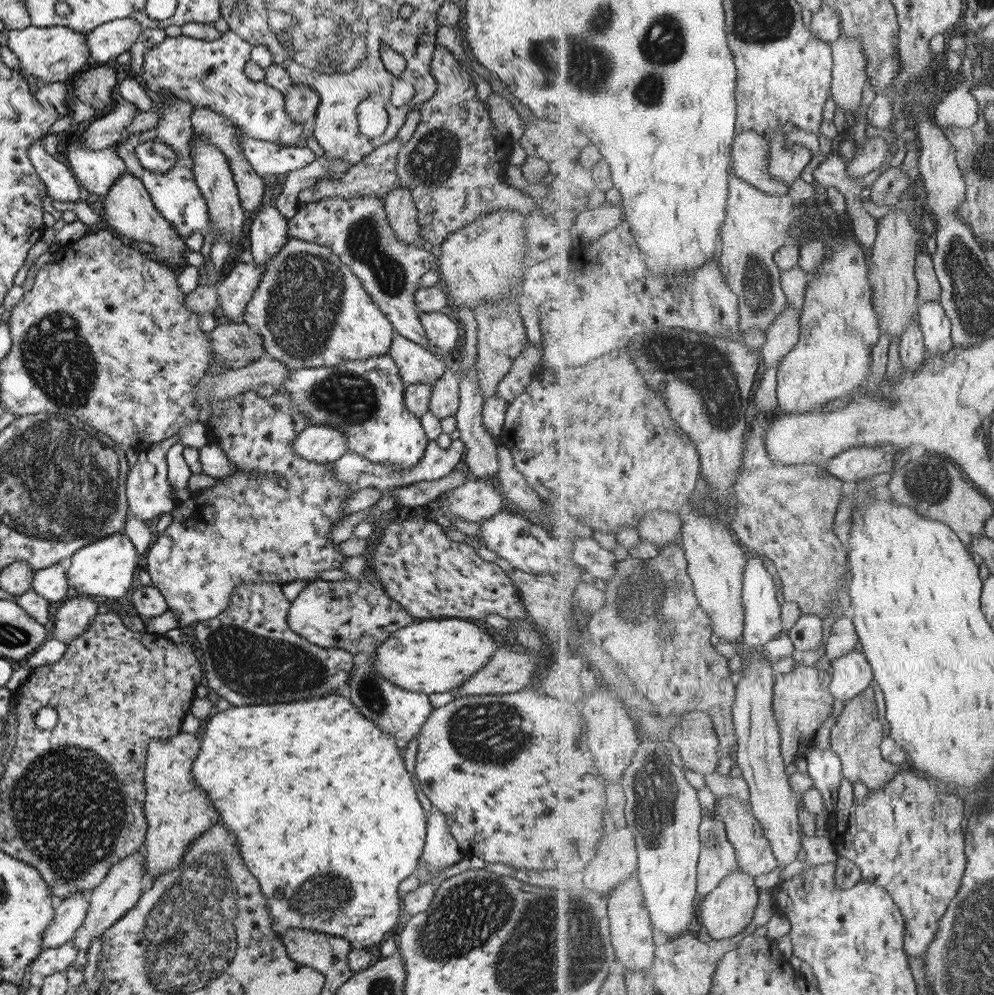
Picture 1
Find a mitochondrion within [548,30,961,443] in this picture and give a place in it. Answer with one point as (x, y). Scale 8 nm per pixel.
(704, 366)

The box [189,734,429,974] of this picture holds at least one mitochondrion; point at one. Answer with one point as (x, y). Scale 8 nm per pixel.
(324, 893)

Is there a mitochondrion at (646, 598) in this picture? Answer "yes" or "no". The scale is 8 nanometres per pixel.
yes

